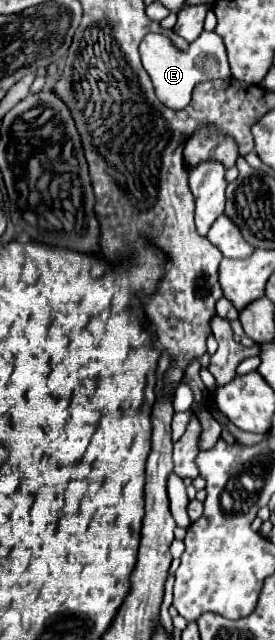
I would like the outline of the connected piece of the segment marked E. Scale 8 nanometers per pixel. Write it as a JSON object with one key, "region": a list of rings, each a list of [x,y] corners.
{"region":[[[202,32],[195,42],[190,43],[188,50],[181,54],[178,54],[169,38],[151,33],[142,40],[139,53],[143,68],[153,82],[157,98],[171,110],[181,110],[189,104],[191,90],[197,82],[231,76],[223,41],[215,32]]]}

